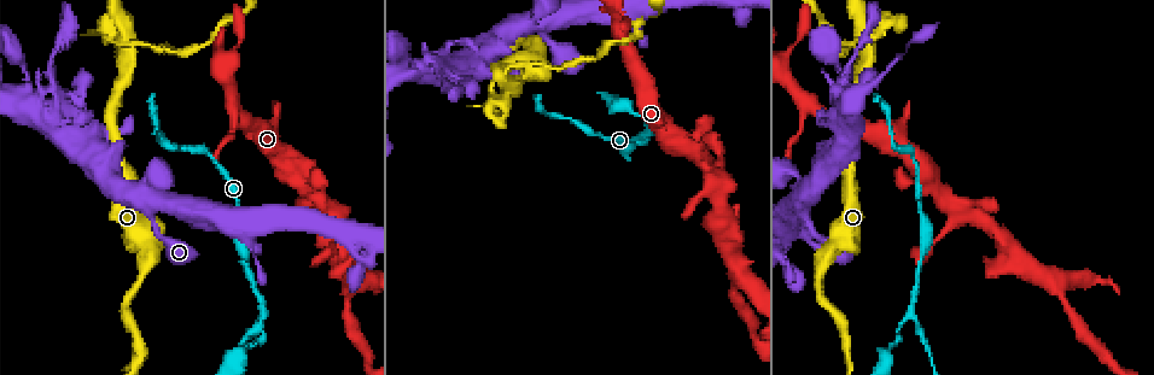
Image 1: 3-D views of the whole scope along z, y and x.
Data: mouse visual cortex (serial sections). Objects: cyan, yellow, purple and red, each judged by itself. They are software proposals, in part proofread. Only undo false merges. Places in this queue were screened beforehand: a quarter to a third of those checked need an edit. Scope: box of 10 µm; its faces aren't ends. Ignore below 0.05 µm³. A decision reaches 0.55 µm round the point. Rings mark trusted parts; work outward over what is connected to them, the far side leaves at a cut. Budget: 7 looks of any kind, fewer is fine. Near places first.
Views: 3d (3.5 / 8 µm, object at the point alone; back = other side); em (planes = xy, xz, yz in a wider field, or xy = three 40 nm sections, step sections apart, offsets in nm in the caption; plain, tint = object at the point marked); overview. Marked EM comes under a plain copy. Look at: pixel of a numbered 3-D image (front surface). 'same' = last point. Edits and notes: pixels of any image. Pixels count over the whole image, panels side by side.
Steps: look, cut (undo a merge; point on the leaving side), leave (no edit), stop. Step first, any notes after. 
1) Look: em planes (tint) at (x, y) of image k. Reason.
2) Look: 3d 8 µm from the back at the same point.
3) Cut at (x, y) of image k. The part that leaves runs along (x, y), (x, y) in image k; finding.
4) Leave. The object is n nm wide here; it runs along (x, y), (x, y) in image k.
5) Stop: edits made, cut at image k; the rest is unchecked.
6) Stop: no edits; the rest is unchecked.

Look: 3d 3.5 µm at (653, 134) of image 1. A fork.

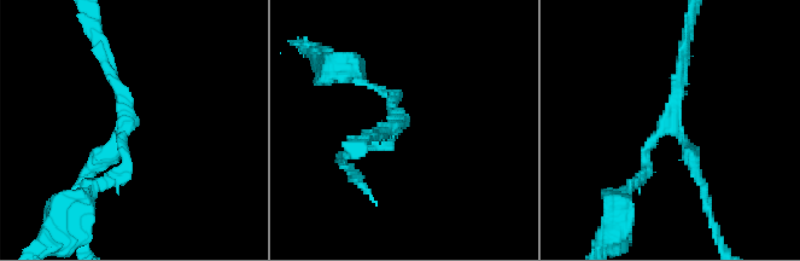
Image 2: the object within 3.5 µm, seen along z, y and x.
Look: em xy step 2 (tint) at (128, 114) of image 2. 3 arms meet here; the arms are 150, 150, 200 nm wide; shape alone is not enough.

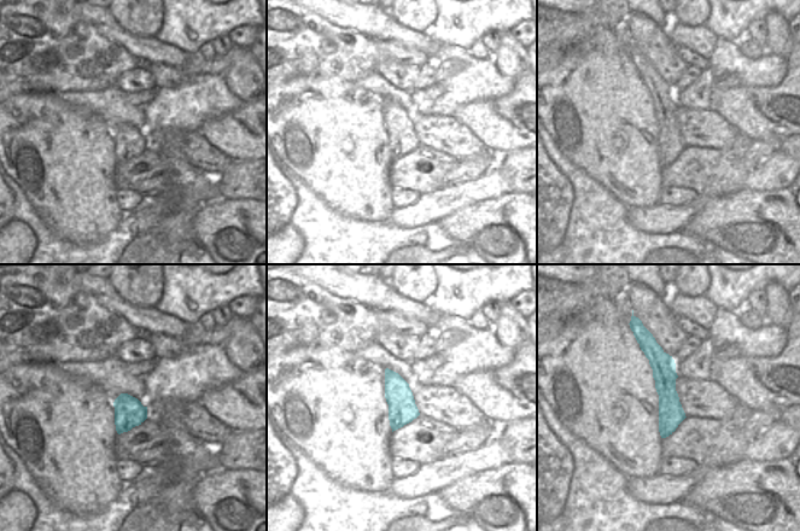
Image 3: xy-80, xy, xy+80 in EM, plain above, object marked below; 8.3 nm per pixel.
Leave. It runs along (649, 342), (664, 367), (665, 433) in image 3; one cell here.

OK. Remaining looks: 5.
Look: 3d 3.5 µm at (513, 89) of image 1. Abrupt turn.

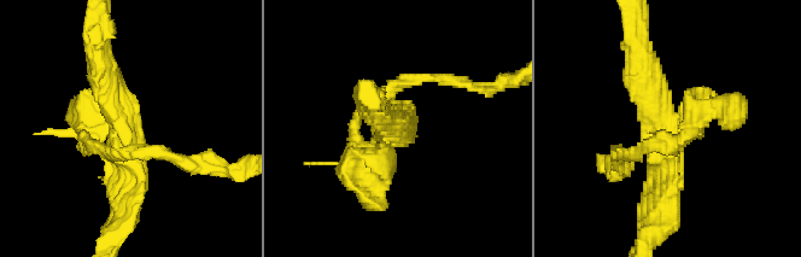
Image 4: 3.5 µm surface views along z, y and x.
Look: em xy step 3 (tint) at (395, 131) of image 4. Shape alone is not enough.

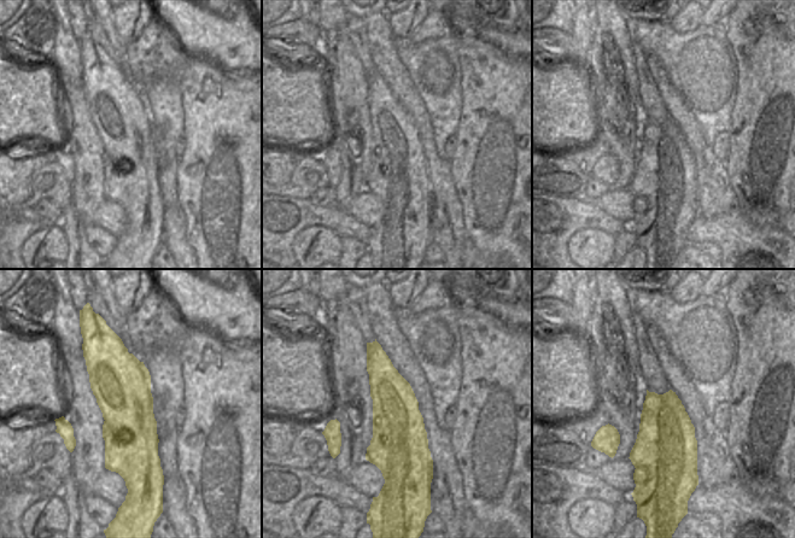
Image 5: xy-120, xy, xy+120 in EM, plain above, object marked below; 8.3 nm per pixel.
Cut at (690, 92) of image 4. The part that leaves runs along (682, 122), (695, 122), (685, 136), (632, 152) in image 4; a second cell is stuck on.

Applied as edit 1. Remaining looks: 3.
Stop: edits made, cut at image 4; the rest is unchecked.

